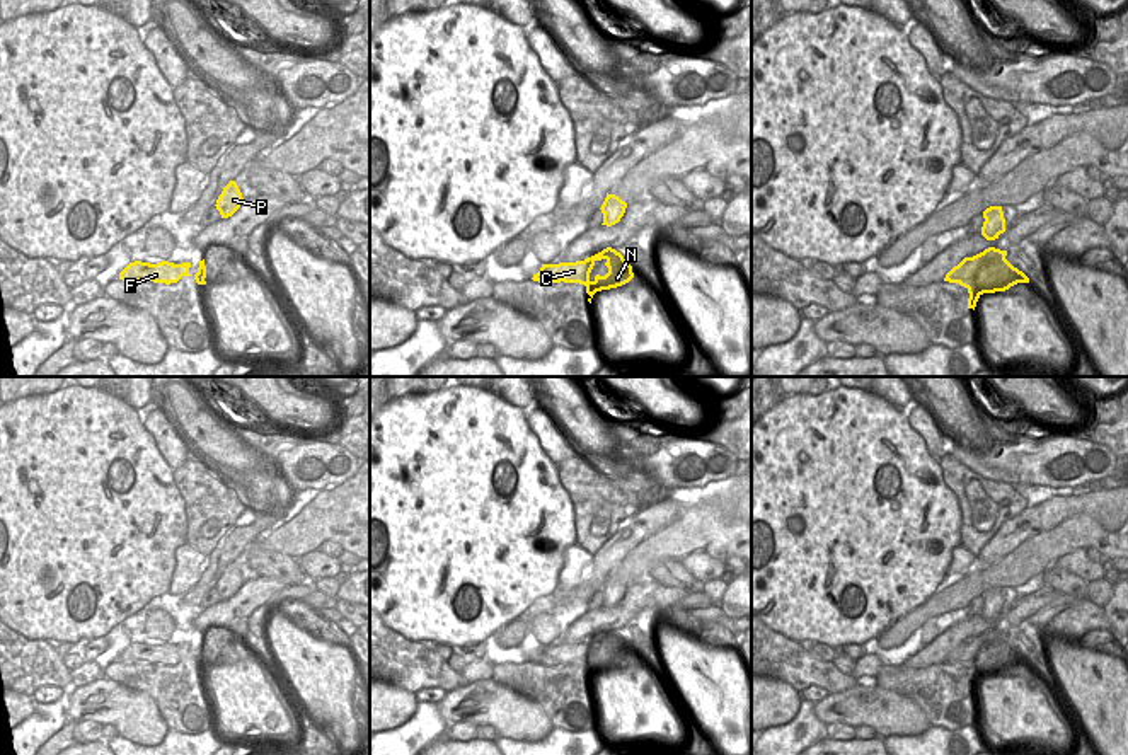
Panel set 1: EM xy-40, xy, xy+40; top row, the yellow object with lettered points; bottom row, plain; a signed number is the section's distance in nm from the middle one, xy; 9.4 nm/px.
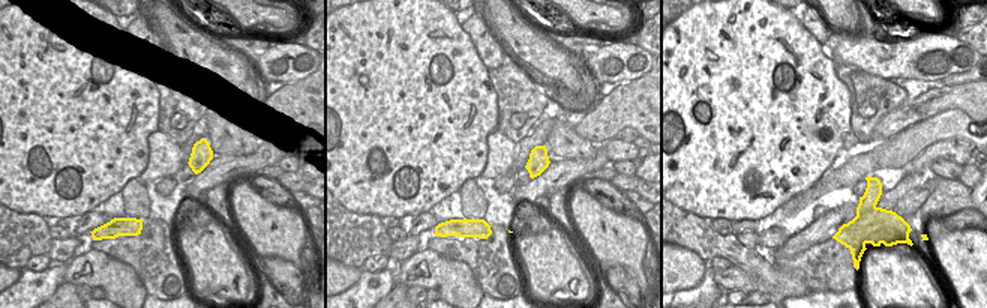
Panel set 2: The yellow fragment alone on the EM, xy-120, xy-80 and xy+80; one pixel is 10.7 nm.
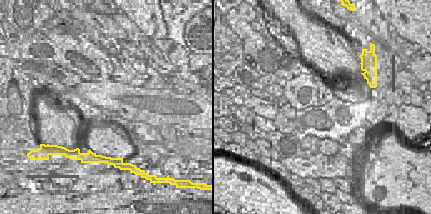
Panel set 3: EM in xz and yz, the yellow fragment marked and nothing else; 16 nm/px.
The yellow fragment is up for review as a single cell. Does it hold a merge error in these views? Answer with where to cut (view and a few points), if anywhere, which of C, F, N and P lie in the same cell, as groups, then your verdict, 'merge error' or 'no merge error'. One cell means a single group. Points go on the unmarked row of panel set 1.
xy+40 (975, 663), (975, 672), (970, 679) | C F N / P | merge error

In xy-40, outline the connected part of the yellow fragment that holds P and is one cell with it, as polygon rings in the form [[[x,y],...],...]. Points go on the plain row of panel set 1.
[[[230,562],[223,569],[215,588],[220,593],[222,600],[228,600],[240,590],[242,585],[244,585],[244,579],[242,579],[242,574],[240,574],[237,564]]]

